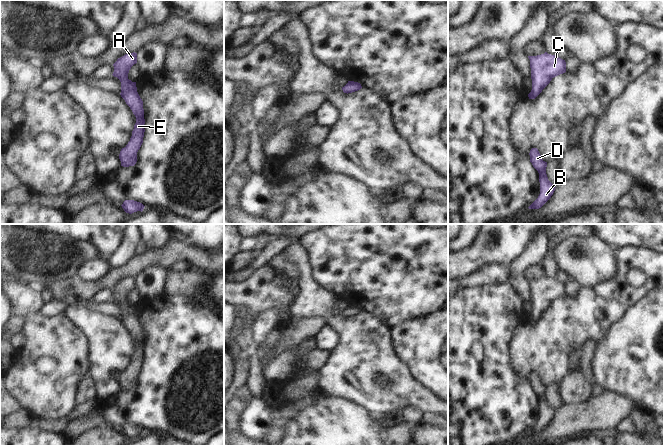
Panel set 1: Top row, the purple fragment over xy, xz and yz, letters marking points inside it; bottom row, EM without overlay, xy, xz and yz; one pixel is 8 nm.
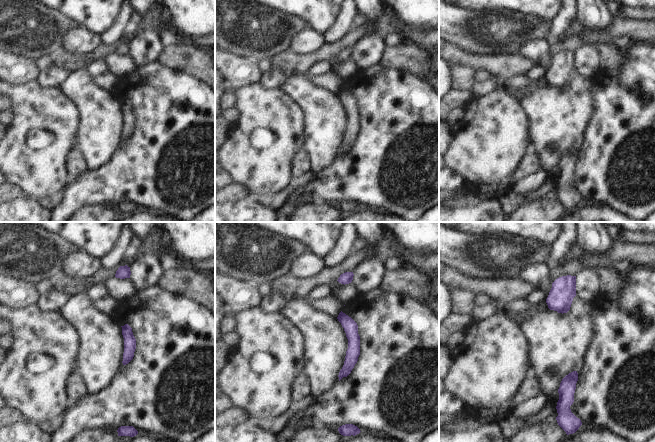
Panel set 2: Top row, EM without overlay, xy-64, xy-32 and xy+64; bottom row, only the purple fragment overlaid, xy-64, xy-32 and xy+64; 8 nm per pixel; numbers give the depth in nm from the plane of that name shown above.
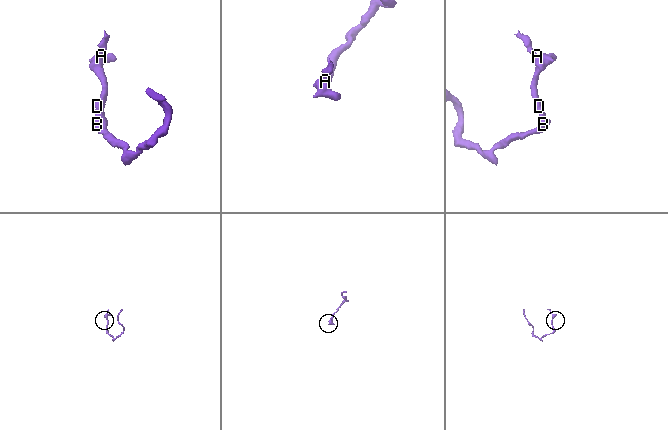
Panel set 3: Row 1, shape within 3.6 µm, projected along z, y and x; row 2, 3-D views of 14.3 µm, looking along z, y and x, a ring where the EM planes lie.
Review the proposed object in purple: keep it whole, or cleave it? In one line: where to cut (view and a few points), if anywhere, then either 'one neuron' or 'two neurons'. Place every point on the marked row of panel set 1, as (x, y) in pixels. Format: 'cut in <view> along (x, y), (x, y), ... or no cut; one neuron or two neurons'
no cut; one neuron

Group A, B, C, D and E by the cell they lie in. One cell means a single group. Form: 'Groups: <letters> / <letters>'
Groups: A B C D E

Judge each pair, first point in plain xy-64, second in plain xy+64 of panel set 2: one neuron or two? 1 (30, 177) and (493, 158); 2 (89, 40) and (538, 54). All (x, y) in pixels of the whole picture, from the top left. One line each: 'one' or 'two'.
1: one
2: one

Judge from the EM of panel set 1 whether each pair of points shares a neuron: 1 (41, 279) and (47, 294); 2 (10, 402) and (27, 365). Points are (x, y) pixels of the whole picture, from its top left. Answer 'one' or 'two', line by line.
1: two
2: two

